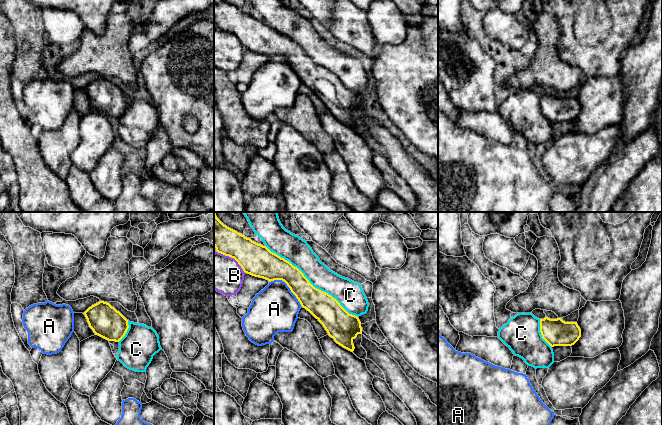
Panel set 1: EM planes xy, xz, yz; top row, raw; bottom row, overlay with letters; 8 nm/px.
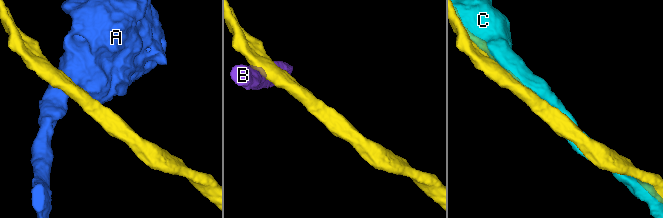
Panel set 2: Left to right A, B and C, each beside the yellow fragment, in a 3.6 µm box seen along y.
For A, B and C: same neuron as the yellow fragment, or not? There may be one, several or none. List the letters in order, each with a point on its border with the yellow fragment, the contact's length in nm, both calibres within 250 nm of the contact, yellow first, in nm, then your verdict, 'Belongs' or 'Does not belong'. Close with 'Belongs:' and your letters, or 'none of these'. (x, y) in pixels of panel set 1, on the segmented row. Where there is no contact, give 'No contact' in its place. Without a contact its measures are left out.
A: Touches yellow at xz (288, 286). Shared border 340 nm. Thickness 220 nm (yellow) against 380 nm. Does not belong
B: Touches yellow at xz (232, 257). Shared border 280 nm. Thickness 260 nm (yellow) against 300 nm. Does not belong
C: Touches yellow at xz (310, 283). Shared border 950 nm. Thickness 220 nm (yellow) against 200 nm. Belongs
Belongs: C

